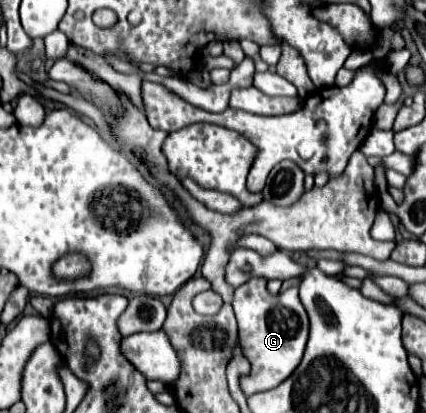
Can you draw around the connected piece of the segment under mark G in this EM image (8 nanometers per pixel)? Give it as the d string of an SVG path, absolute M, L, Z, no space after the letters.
M265 277L249 279L247 283L235 289L235 299L233 299L233 311L239 325L243 355L251 363L249 375L239 377L241 389L247 397L259 391L269 391L279 387L301 361L309 335L309 319L303 305L299 303L297 287L291 287L279 295L269 295L265 287L255 287L255 283L267 283L267 279Z

